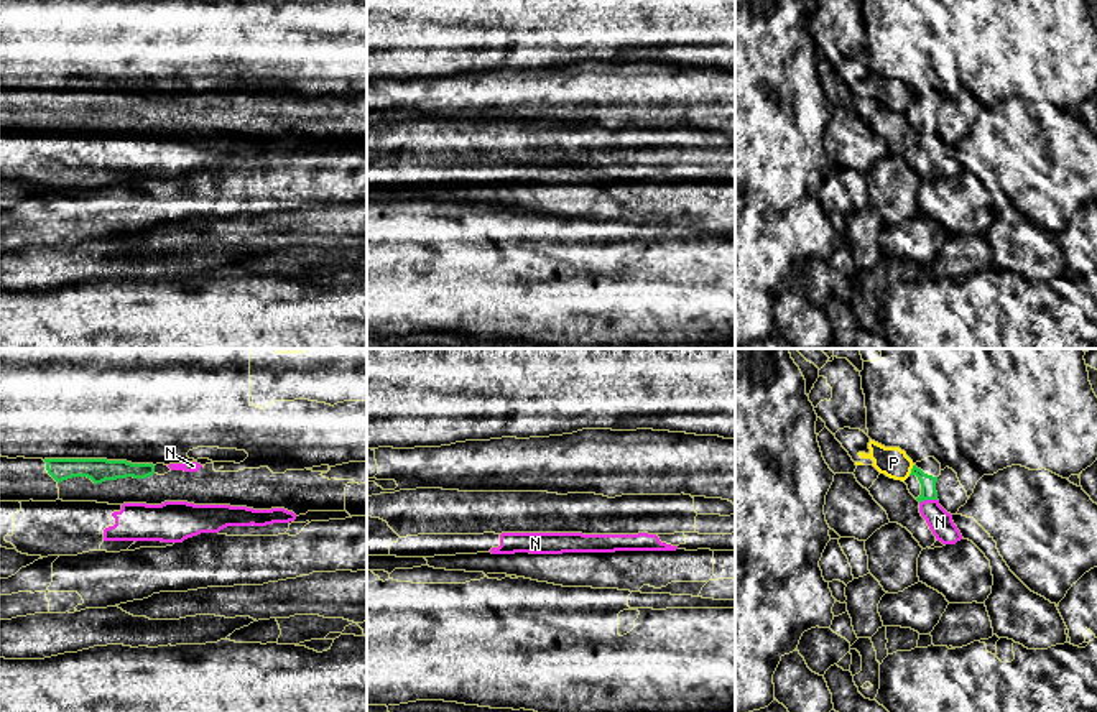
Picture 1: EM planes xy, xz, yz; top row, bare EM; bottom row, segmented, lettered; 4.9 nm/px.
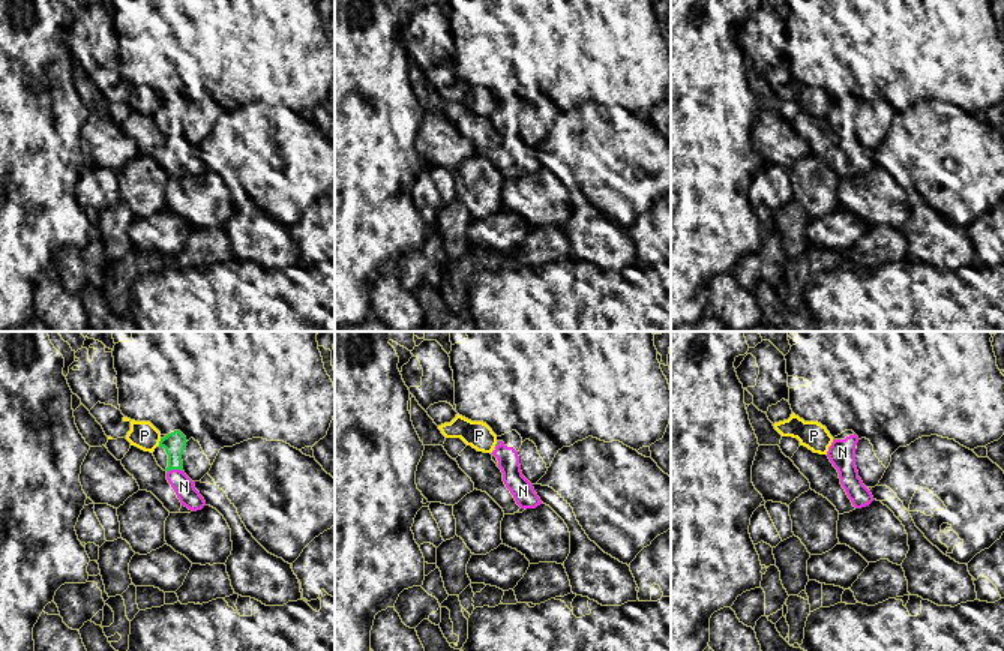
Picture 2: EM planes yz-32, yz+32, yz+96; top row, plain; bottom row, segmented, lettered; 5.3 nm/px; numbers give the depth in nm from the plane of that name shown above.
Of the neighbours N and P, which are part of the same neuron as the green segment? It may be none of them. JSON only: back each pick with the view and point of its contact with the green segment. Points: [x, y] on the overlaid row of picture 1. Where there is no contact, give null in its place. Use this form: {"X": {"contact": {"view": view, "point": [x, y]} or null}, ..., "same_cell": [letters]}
{"N": {"contact": {"view": "yz", "point": [928, 499]}}, "same_cell": ["N"]}

